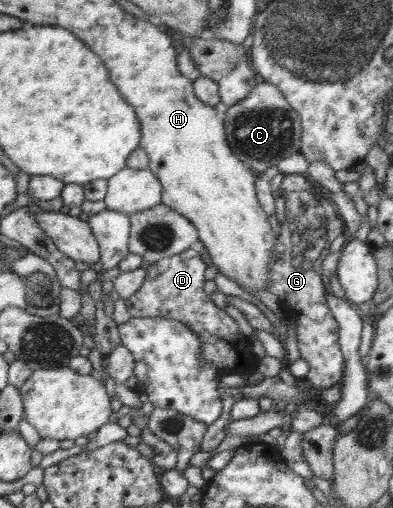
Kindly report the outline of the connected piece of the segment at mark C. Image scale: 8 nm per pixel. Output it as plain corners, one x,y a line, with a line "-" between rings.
261,81
239,105
229,107
221,116
231,151
257,174
278,166
284,158
300,153
302,146
301,118
275,85

